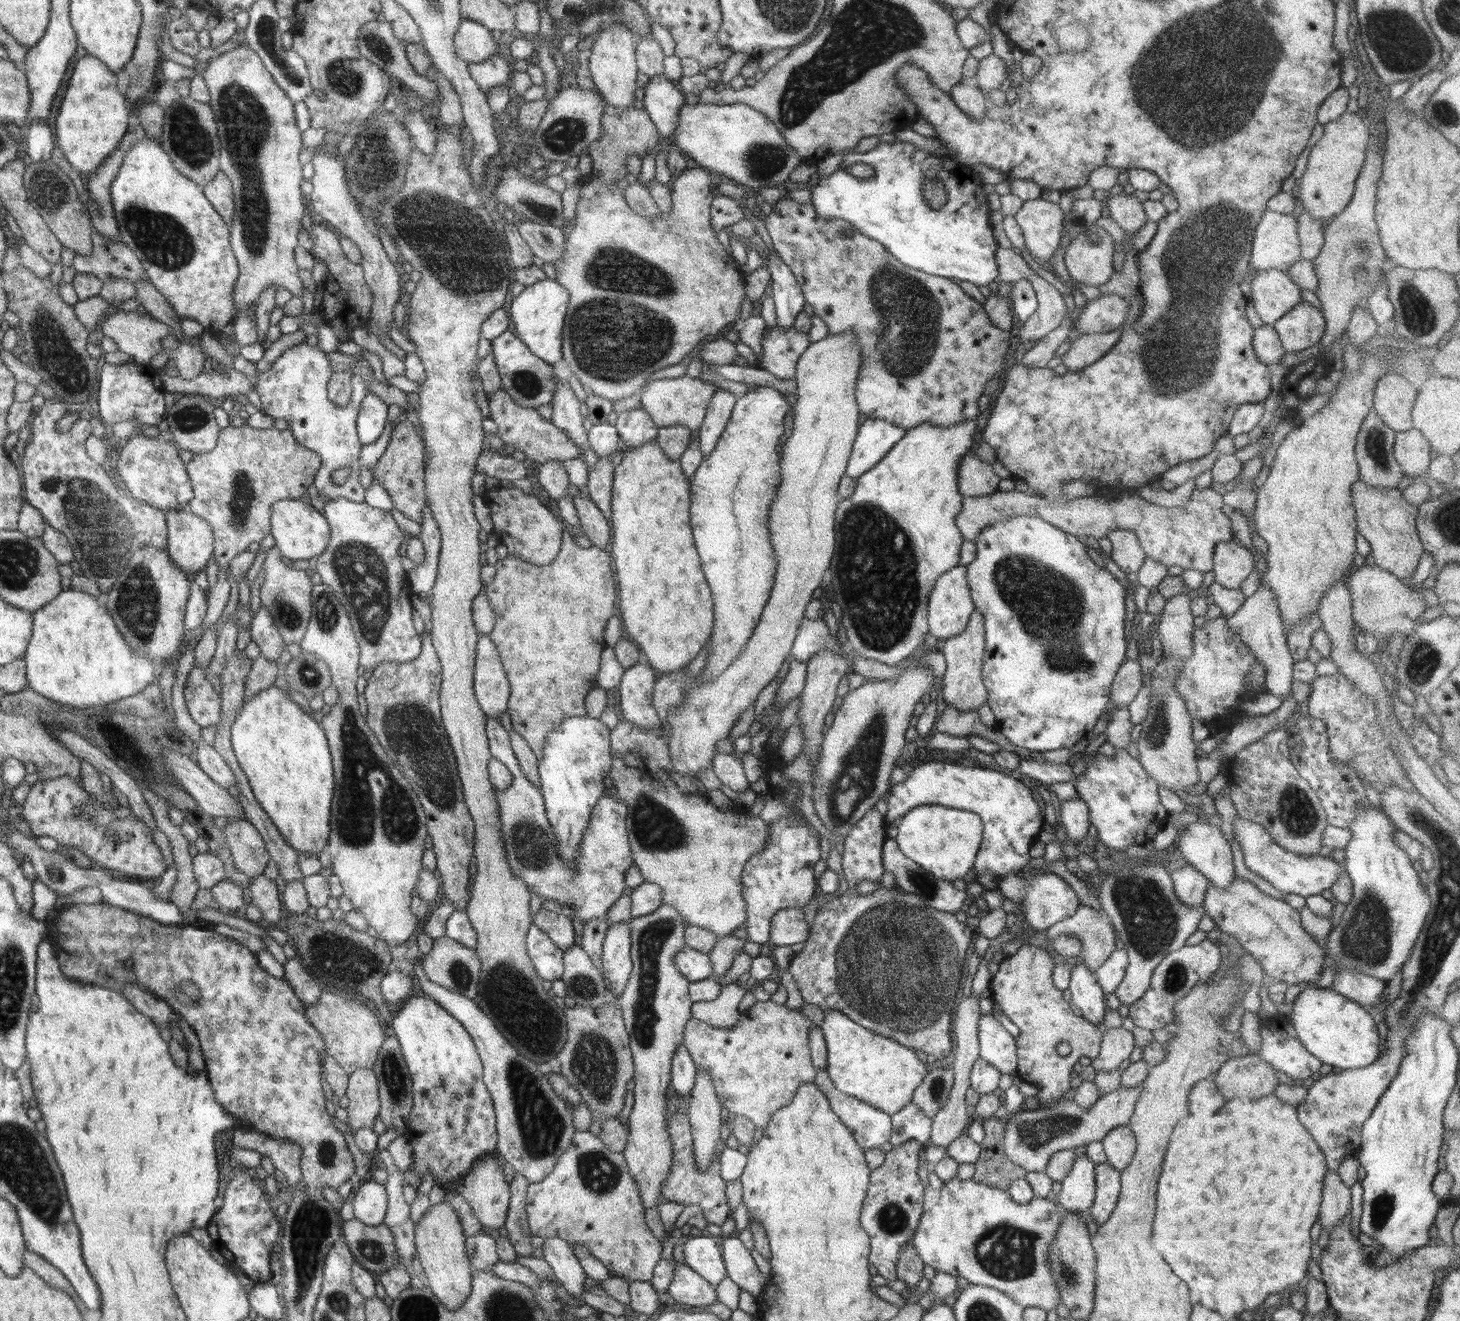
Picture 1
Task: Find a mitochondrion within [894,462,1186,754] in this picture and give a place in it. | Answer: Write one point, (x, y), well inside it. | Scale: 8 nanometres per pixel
(1050, 606)

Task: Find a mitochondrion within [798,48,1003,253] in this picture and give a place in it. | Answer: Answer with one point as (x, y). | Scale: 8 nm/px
(935, 194)

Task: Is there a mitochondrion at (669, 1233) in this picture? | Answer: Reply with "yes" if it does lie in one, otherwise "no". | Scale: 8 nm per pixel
no

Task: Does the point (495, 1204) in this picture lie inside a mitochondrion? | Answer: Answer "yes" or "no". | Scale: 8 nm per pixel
no

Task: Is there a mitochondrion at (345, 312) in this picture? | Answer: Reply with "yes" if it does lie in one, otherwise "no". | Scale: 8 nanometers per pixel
no

